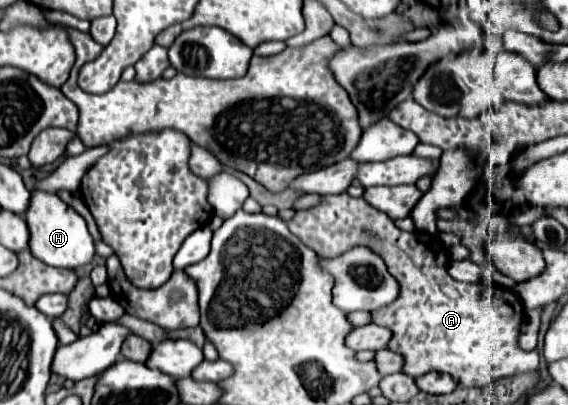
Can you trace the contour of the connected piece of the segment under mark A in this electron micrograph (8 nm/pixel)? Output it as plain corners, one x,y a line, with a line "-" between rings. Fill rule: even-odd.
348,193
326,195
318,207
298,211
296,217
288,221
288,227
296,237
300,237
302,243
314,249
320,257
334,259
344,251
362,245
384,259
390,273
400,283
400,297
396,299
396,309
380,309
380,311
372,311
372,315
374,315
374,323
380,323
394,333
392,341
388,343
388,349
404,355
406,363
402,371
406,375
420,377
430,371
438,371
438,373
452,375
462,387
486,387
492,381
498,381
502,377
538,369
538,357
540,357
538,349
524,351
518,345
520,329
524,323
524,305
520,303
520,297
514,291
484,281
462,283
452,279
446,271
446,249
444,251
430,249
426,243
420,241
420,235
398,229
388,215
372,207
364,197
356,199
350,197

